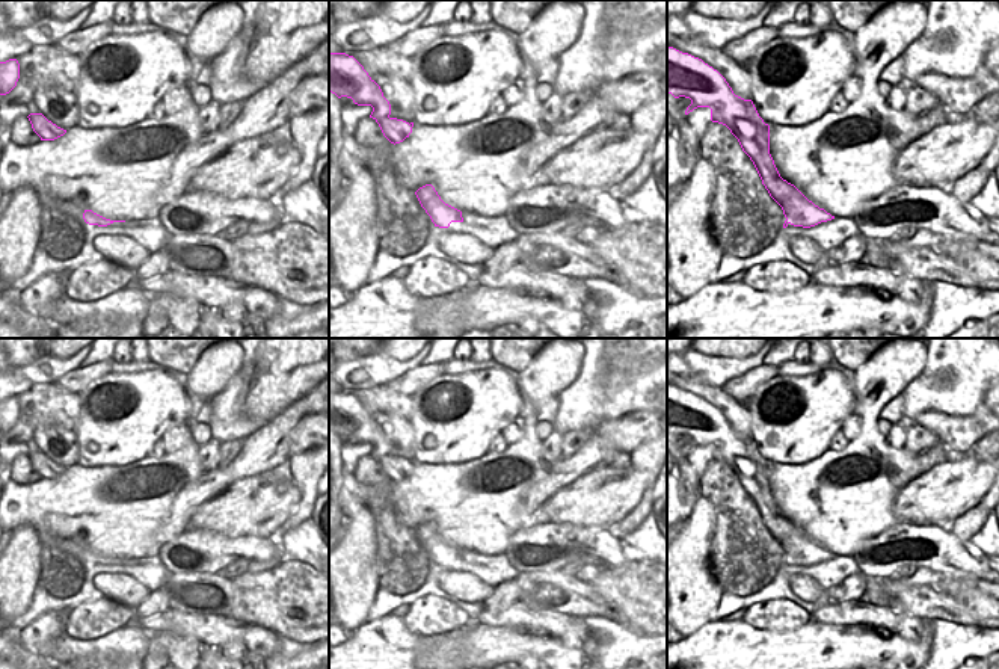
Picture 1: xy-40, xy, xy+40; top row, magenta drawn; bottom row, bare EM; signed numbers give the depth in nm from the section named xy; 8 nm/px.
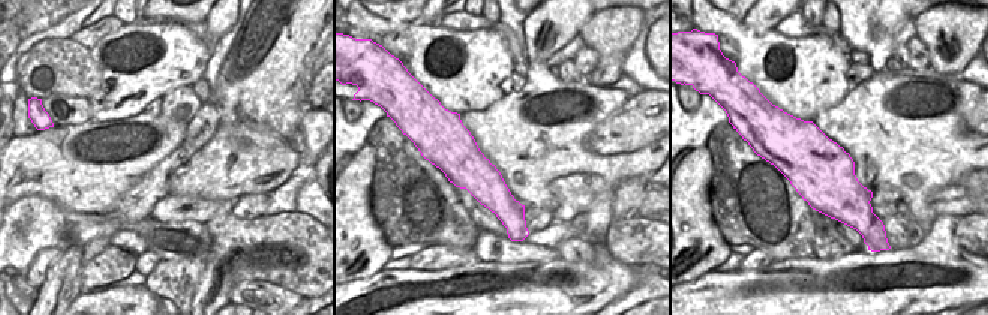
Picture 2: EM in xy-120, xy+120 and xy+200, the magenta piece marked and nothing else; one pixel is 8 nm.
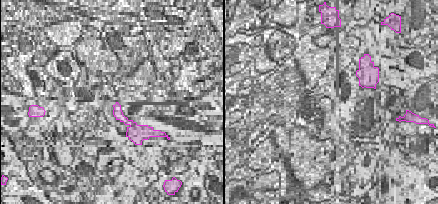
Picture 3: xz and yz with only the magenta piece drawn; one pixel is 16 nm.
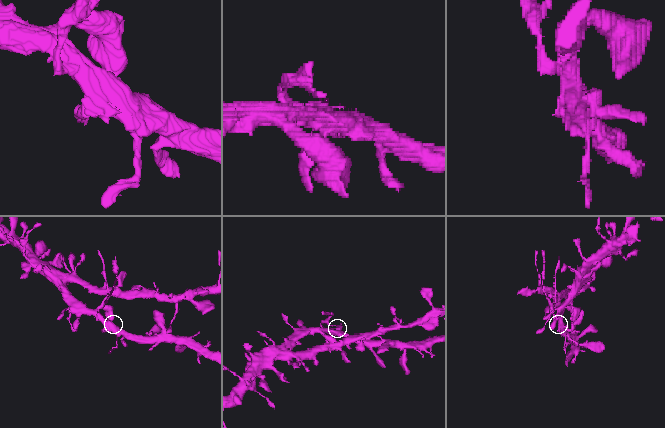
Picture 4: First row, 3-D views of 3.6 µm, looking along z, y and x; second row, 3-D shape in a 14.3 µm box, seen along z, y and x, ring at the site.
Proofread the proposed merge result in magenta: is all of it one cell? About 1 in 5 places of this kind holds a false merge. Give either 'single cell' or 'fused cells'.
fused cells

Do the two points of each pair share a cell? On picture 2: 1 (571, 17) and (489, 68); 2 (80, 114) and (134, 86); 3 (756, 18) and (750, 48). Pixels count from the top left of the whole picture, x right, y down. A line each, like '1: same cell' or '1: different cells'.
1: different cells
2: different cells
3: different cells

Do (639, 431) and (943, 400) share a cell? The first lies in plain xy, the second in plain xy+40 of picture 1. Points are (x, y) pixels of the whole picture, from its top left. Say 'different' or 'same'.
different

